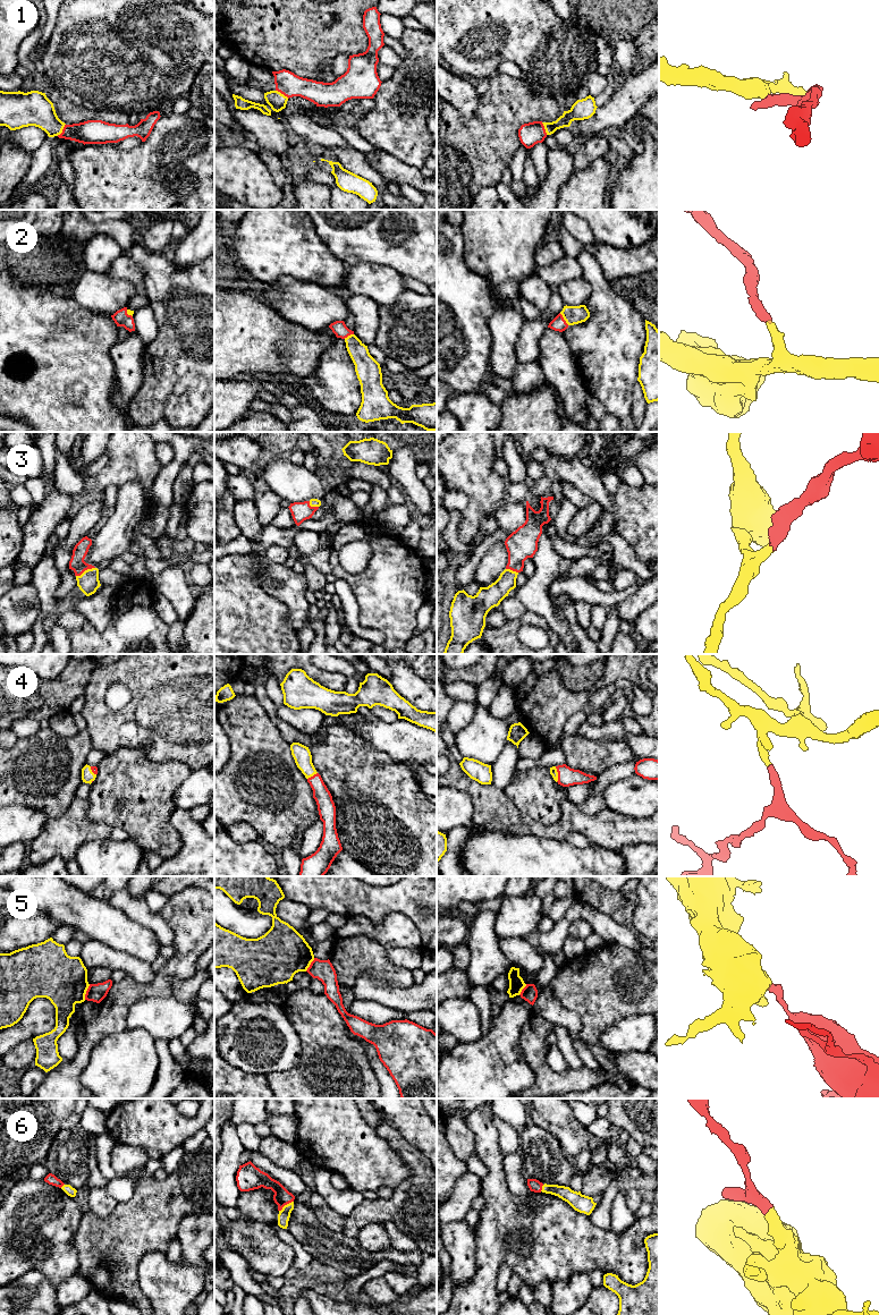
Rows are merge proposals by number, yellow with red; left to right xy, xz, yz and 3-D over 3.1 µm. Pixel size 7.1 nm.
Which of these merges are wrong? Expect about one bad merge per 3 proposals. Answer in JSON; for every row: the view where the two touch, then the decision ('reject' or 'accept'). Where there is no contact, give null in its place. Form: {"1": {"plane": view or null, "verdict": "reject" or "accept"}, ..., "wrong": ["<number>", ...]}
{"1": {"plane": "xy", "verdict": "accept"}, "2": {"plane": "yz", "verdict": "accept"}, "3": {"plane": "xy", "verdict": "accept"}, "4": {"plane": "yz", "verdict": "accept"}, "5": {"plane": "xy", "verdict": "reject"}, "6": {"plane": "xz", "verdict": "accept"}, "wrong": ["5"]}

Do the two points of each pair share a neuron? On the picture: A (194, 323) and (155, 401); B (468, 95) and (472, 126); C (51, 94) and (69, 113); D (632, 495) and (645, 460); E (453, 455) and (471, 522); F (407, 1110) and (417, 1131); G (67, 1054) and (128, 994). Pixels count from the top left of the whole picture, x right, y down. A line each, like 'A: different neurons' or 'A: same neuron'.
A: same neuron
B: different neurons
C: same neuron
D: different neurons
E: same neuron
F: same neuron
G: different neurons

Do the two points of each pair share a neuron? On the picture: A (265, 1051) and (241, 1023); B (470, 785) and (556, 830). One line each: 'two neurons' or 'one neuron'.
A: one neuron
B: one neuron

